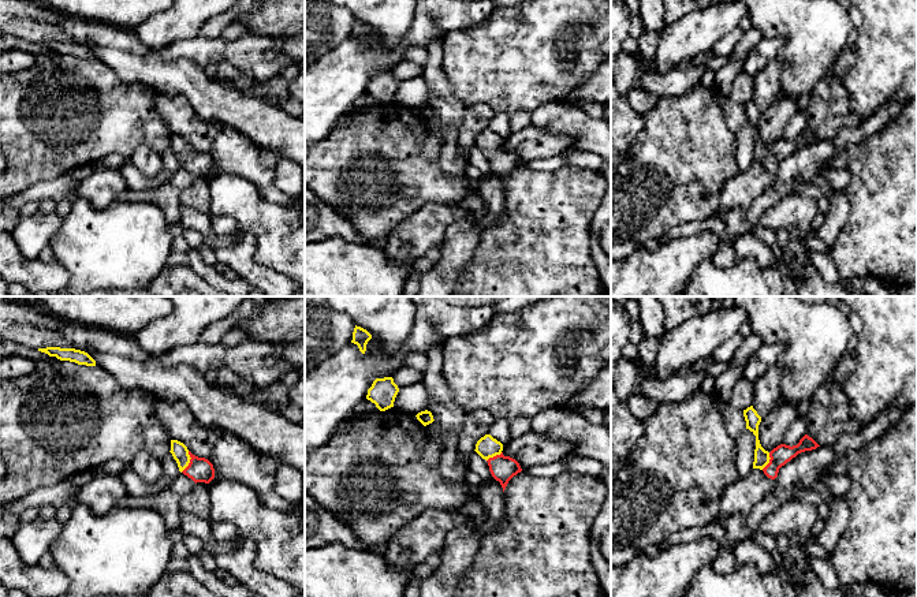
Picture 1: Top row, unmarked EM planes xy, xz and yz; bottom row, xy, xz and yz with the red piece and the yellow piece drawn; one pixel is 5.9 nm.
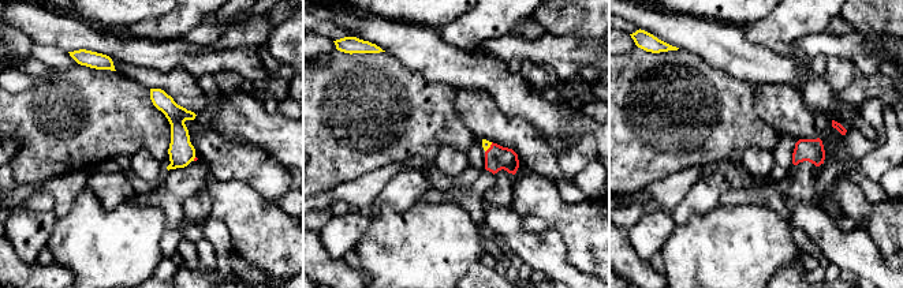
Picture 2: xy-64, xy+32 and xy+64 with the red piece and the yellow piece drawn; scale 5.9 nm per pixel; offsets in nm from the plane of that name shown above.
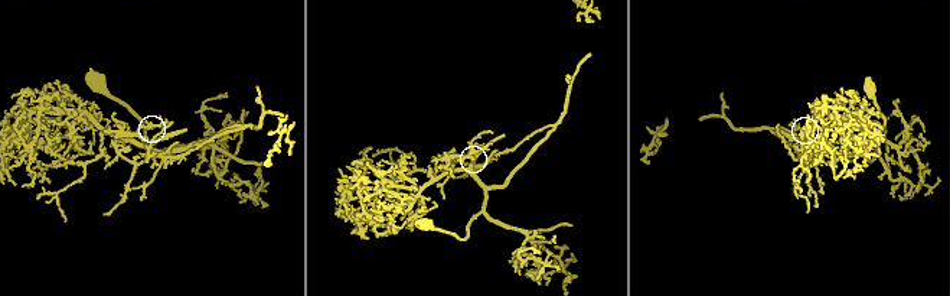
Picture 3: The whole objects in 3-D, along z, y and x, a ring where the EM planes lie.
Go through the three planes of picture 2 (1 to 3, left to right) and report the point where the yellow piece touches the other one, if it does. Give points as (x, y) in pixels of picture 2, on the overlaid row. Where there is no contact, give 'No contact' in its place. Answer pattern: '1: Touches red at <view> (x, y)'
1: Touches red at xy-64 (194, 159)
2: Touches red at xy+32 (489, 148)
3: No contact

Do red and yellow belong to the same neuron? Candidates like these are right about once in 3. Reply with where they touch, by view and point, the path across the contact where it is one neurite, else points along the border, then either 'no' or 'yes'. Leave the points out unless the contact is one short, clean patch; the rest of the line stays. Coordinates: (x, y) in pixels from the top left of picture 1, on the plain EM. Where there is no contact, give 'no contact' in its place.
meets red in xy at (190, 156); runs through xy (200, 164), (190, 156), (179, 145); yes

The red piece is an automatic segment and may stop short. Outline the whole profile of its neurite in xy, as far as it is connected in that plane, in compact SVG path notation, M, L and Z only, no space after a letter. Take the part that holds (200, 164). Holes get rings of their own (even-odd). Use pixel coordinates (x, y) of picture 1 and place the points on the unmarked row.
M171 134L169 146L176 154L179 165L191 172L195 178L209 178L215 172L213 158L205 152L193 149L183 137Z

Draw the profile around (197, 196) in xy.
M197 176L194 183L182 194L182 206L210 213L209 178Z

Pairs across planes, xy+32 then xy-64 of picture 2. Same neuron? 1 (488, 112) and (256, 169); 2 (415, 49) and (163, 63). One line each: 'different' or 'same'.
1: same
2: different

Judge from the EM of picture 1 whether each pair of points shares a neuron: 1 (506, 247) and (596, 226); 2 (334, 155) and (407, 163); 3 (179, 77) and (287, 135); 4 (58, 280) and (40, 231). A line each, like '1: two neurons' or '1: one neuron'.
1: two neurons
2: one neuron
3: one neuron
4: two neurons

